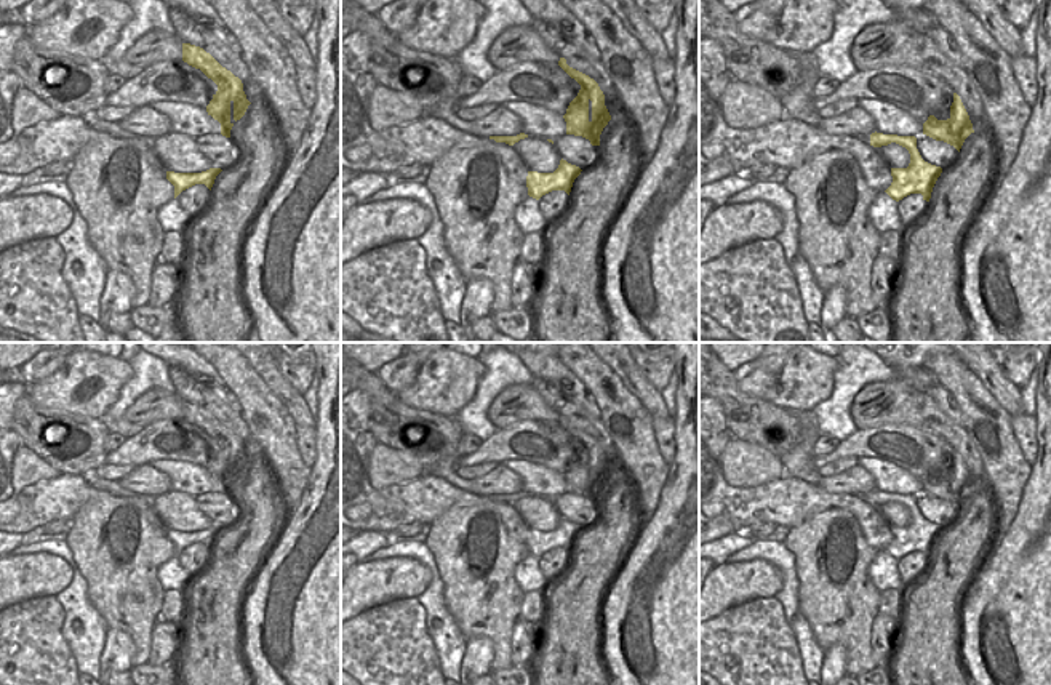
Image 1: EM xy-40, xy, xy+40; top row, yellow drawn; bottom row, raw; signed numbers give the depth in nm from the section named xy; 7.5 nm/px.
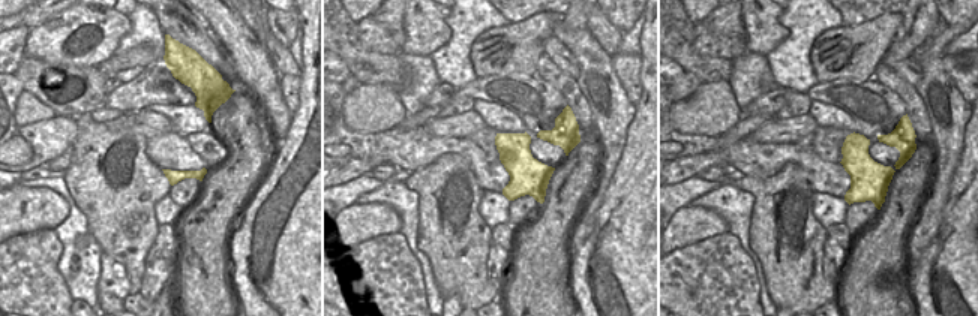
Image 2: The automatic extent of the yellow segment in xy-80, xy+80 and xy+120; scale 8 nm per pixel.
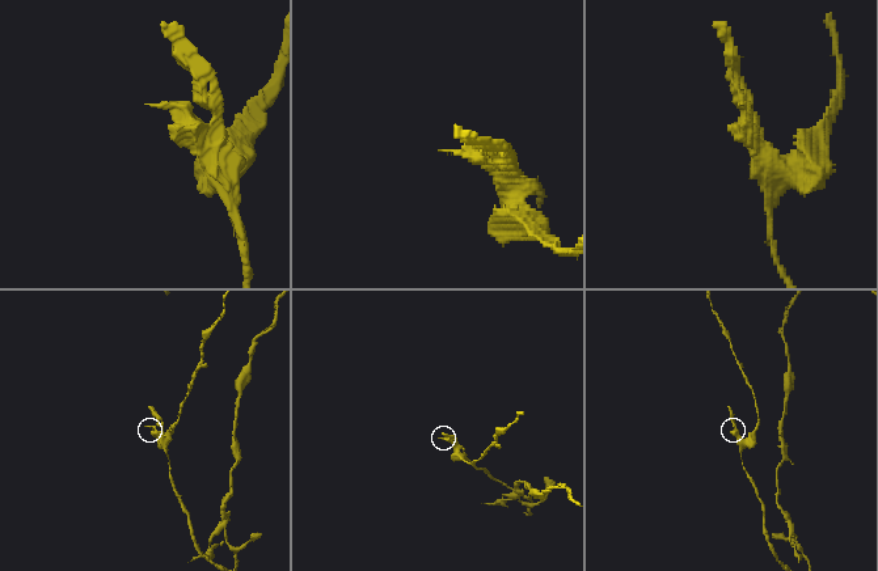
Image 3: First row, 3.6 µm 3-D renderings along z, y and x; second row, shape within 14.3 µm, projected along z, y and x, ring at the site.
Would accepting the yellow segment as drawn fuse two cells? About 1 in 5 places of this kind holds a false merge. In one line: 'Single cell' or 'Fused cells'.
Single cell.

